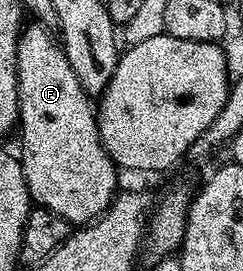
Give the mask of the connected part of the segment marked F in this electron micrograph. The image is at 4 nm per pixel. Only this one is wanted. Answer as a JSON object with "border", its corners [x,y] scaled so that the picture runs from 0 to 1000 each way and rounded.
{"border":[[[160,85],[103,89],[82,114],[82,159],[66,207],[66,273],[74,277],[74,351],[82,354],[82,613],[107,646],[115,716],[160,768],[222,779],[255,793],[300,834],[342,838],[416,801],[461,753],[461,731],[486,708],[477,638],[486,613],[412,520],[403,417],[350,343],[305,247],[272,218],[259,177],[226,133],[206,125],[202,96]]]}

